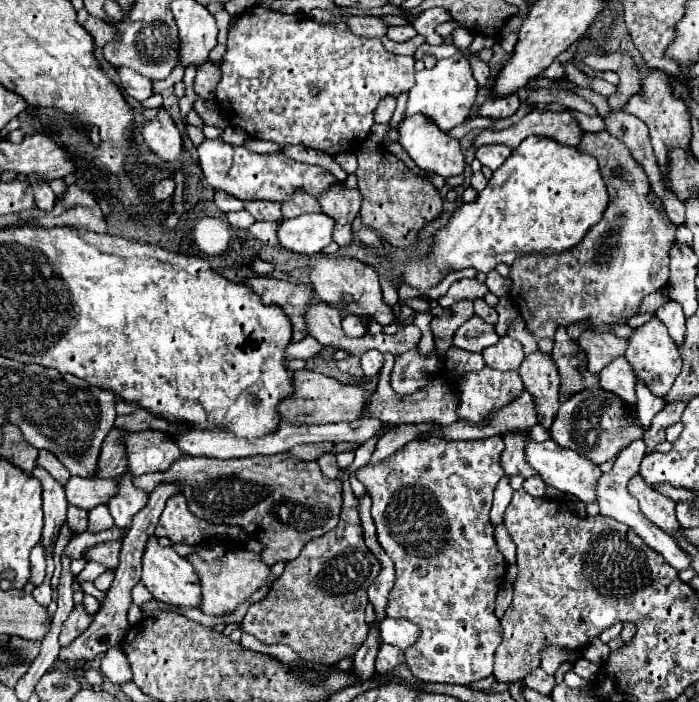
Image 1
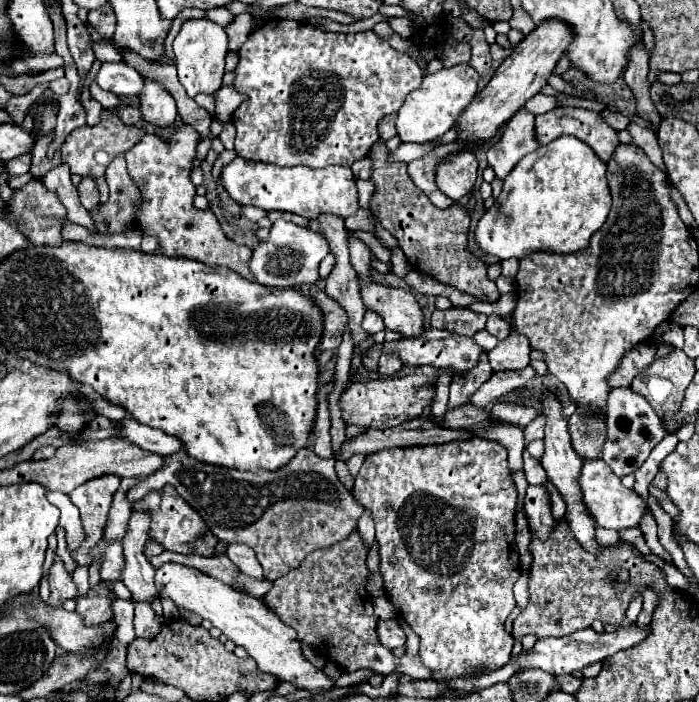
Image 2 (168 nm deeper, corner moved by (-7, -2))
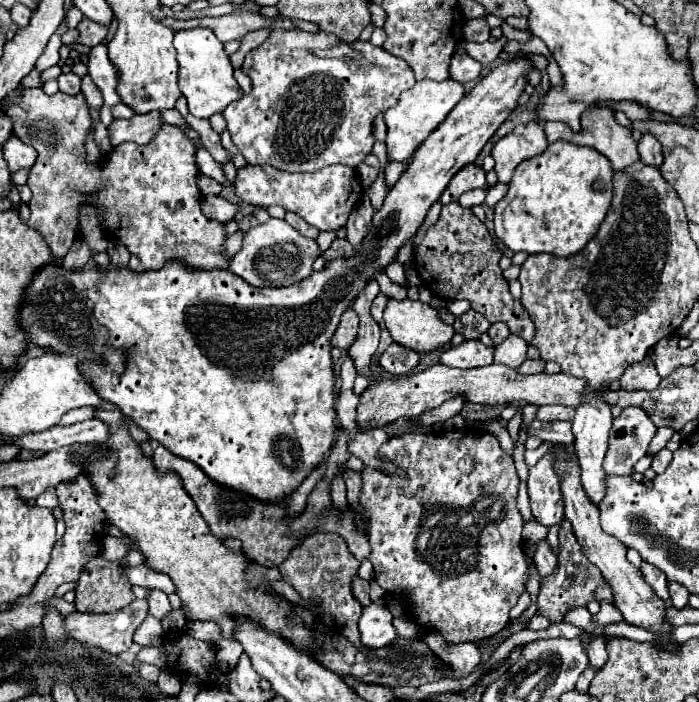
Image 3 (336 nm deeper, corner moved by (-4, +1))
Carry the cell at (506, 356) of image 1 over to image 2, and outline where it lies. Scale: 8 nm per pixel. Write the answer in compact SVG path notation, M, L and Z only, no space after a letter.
M511 331L511 335L505 341L501 341L495 349L491 349L487 355L493 371L515 371L525 369L529 365L529 353L531 347L527 345L527 337Z

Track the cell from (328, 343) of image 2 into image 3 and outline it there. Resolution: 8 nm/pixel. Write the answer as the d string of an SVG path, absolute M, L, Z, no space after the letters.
M350 308L350 310L344 310L342 318L340 318L340 324L332 336L332 346L340 348L340 350L348 350L356 338L356 332L358 332L358 316L356 312Z

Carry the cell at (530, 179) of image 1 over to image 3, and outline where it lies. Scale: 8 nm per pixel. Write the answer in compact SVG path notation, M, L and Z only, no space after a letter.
M554 142L544 154L516 166L508 194L494 206L496 238L512 252L548 252L570 256L580 252L598 232L612 200L612 166L598 150L570 142Z

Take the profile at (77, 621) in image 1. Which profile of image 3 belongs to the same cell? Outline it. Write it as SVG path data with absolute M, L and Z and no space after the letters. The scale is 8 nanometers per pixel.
M96 556L84 566L74 602L78 612L108 614L128 606L132 600L130 582L122 574L122 562L110 562L104 556Z

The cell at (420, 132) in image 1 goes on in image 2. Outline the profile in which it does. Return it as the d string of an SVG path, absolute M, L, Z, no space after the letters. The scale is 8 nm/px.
M459 151L455 155L445 157L435 175L437 187L451 197L453 201L459 201L463 195L467 195L477 179L477 159L471 151Z

